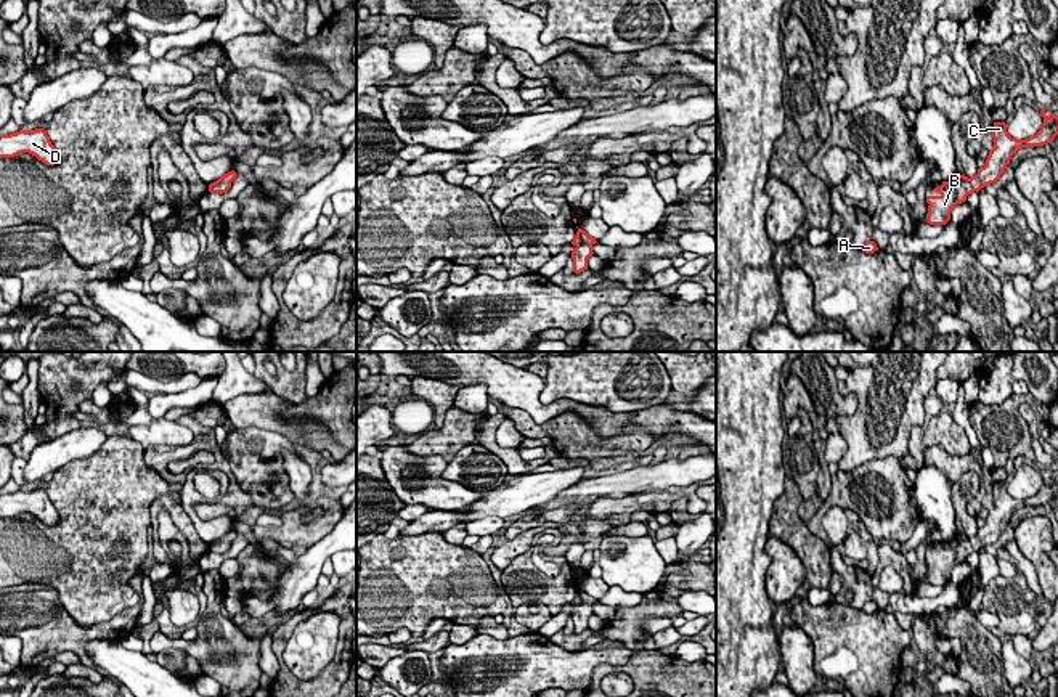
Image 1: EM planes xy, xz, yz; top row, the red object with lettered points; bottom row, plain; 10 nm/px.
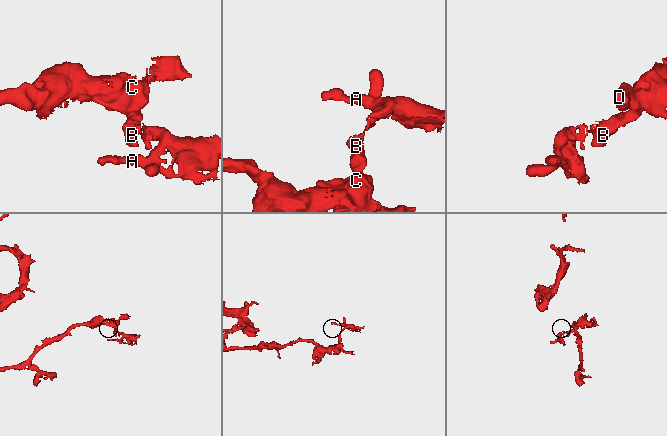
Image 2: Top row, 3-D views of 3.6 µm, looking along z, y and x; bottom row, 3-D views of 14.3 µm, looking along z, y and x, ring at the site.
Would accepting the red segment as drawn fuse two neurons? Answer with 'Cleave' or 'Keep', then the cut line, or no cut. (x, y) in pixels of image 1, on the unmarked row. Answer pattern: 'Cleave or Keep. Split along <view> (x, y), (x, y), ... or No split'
Keep. No split

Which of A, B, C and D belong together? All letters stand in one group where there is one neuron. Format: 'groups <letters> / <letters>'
groups A B C D

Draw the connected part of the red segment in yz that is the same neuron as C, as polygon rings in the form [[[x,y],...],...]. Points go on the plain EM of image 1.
[[[1042,469],[1040,474],[1044,477],[1040,490],[1026,499],[1011,498],[1005,482],[994,482],[994,506],[986,519],[986,525],[978,528],[978,533],[971,538],[958,533],[952,541],[942,541],[939,548],[934,548],[939,554],[926,556],[926,562],[930,564],[926,581],[930,585],[946,585],[950,580],[952,569],[957,564],[965,562],[968,554],[973,551],[978,552],[981,548],[995,543],[1000,538],[1010,524],[1011,516],[1019,507],[1034,507],[1052,503],[1058,495],[1058,475],[1053,474],[1048,477],[1045,469]]]

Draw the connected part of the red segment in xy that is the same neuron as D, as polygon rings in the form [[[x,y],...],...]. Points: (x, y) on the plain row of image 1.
[[[43,488],[0,495],[0,519],[14,517],[22,512],[35,516],[47,525],[55,525],[59,520],[59,514]]]

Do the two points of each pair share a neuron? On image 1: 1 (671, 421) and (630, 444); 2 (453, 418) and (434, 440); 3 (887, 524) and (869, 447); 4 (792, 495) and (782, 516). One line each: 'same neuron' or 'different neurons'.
1: different neurons
2: same neuron
3: different neurons
4: same neuron

